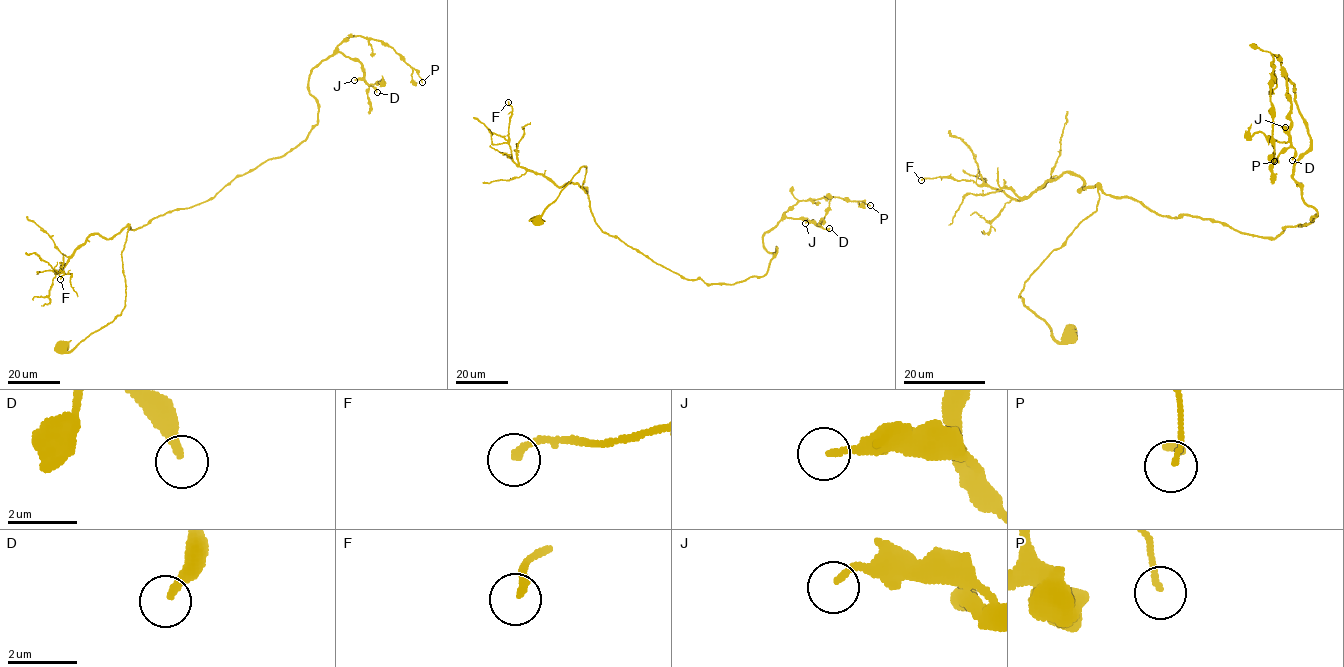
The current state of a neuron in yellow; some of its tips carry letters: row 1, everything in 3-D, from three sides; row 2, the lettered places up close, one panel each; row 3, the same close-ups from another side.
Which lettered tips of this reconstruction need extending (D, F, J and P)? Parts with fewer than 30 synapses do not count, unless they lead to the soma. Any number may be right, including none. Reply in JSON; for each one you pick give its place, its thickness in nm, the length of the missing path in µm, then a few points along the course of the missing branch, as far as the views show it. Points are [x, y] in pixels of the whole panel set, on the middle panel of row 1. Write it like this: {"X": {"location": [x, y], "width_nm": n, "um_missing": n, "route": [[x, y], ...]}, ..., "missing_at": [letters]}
{"D": {"location": [829, 228], "width_nm": 260, "um_missing": 30, "route": [[829, 228], [840, 224], [853, 233], [866, 232], [880, 238]]}, "missing_at": ["D"]}

